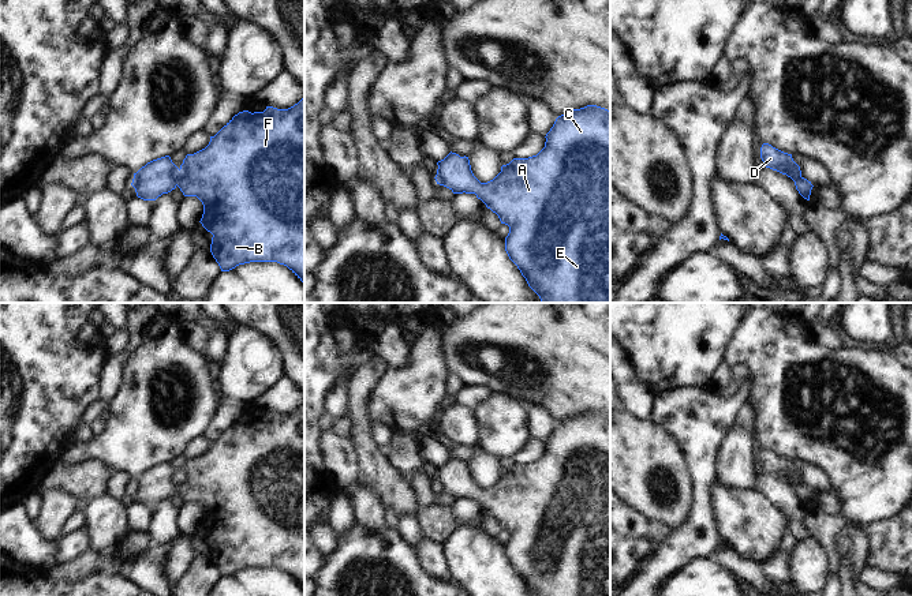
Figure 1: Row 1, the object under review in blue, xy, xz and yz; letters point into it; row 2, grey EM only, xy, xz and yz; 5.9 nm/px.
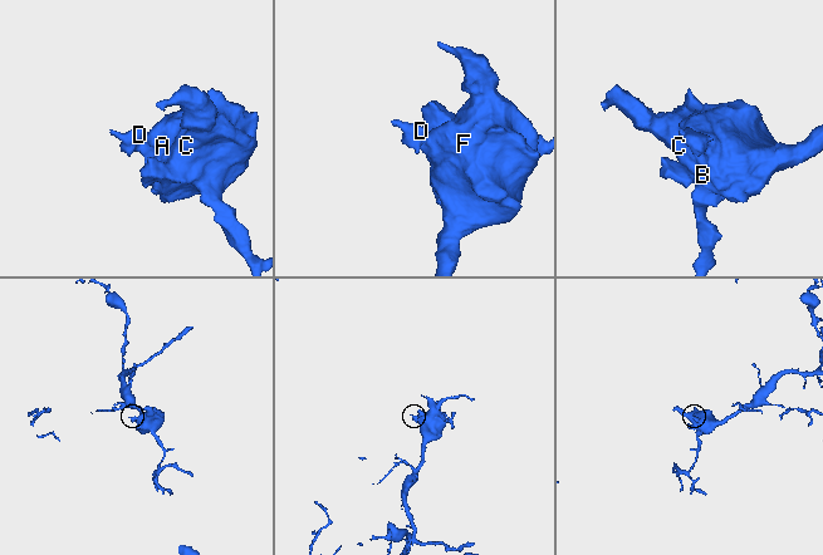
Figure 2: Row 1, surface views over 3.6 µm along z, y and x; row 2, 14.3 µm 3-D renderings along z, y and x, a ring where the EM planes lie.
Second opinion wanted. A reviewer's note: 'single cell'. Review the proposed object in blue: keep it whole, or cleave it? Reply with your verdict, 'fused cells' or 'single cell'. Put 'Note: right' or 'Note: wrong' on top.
Note: right
single cell

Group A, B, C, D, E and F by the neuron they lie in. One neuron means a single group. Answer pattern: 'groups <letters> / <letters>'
groups A B C D E F

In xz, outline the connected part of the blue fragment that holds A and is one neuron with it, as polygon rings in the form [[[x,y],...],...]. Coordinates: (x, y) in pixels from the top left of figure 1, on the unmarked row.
[[[587,411],[558,421],[545,453],[532,462],[513,464],[490,487],[481,488],[468,462],[449,458],[438,466],[436,487],[453,499],[475,499],[509,532],[505,556],[532,596],[610,596],[610,417]]]

